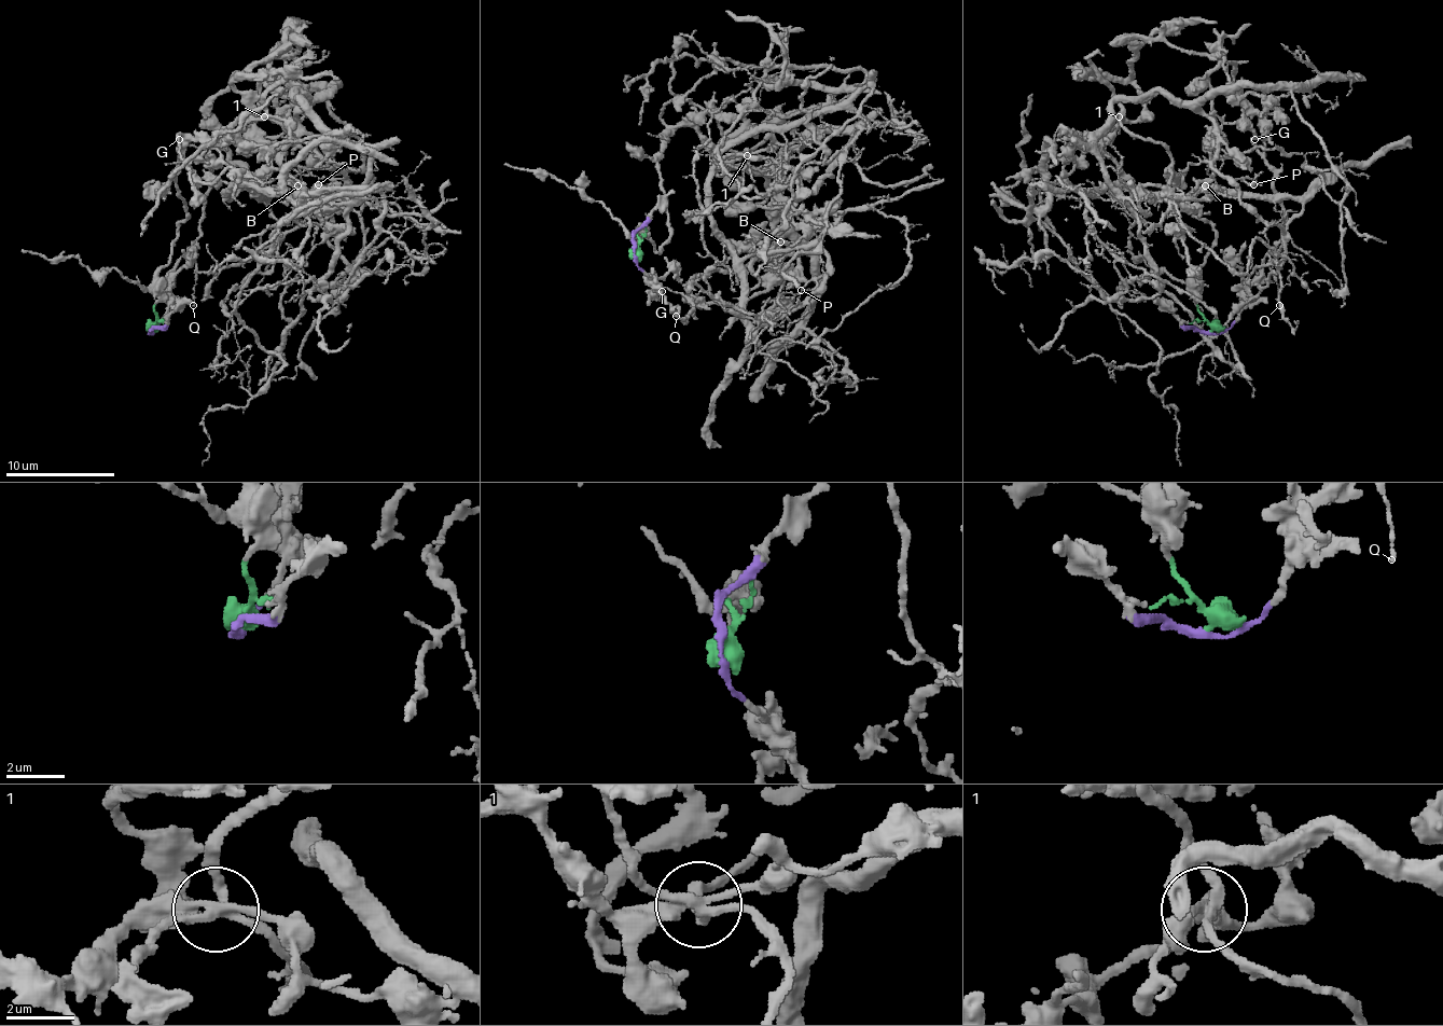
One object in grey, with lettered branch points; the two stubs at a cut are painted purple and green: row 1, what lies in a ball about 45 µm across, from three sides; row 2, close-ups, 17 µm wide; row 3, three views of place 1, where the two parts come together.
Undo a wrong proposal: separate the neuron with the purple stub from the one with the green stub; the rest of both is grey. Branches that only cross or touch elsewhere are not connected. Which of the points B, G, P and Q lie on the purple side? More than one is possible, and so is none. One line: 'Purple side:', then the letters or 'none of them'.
Purple side: G, Q

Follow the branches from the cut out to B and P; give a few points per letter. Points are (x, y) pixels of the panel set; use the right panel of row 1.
B: (1209, 332), (1195, 269), (1215, 229), (1088, 141), (1121, 119), (1094, 143), (1124, 204), (1143, 184), (1206, 184)
P: (1209, 332), (1195, 269), (1215, 229), (1088, 141), (1115, 116), (1108, 141), (1119, 100), (1168, 92), (1252, 184)

